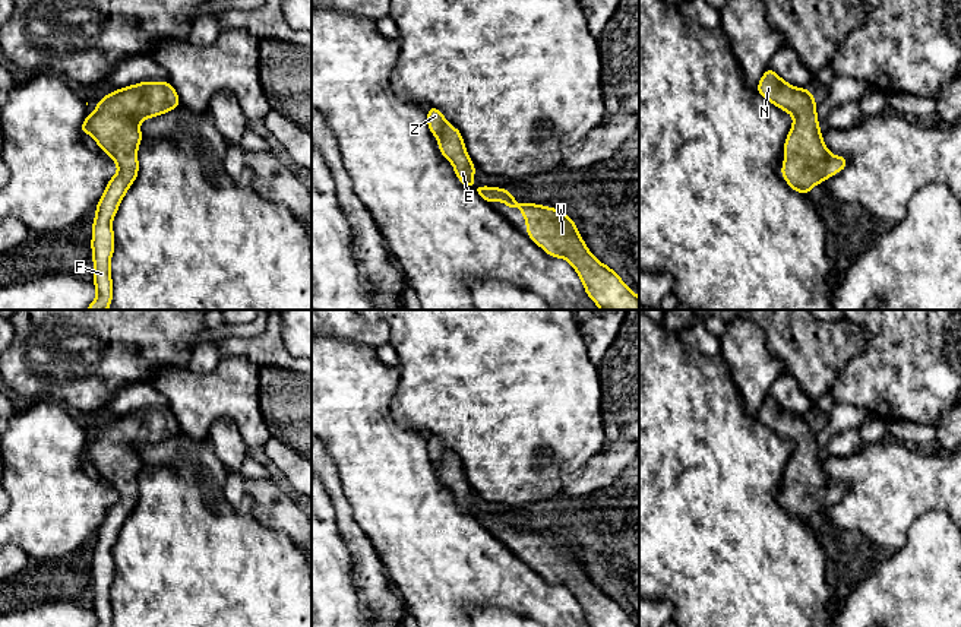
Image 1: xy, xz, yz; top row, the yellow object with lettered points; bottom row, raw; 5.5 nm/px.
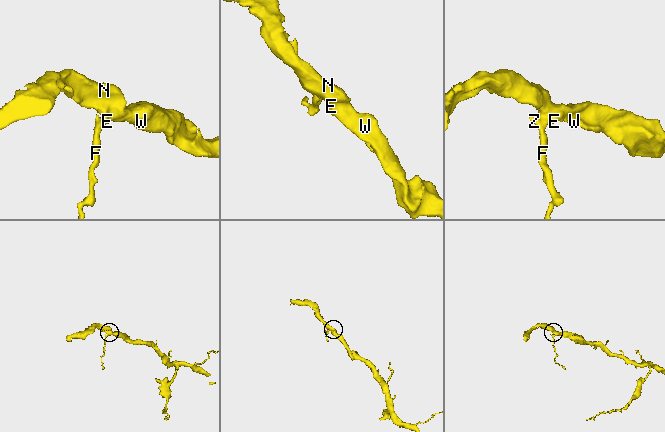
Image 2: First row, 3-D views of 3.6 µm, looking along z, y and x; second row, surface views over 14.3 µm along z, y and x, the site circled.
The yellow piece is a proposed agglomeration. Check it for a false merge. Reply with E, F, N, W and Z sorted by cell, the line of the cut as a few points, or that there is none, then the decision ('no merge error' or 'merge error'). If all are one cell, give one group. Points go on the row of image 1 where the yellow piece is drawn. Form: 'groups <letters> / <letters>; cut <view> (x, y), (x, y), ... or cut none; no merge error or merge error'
groups E F N W Z; cut none; no merge error

